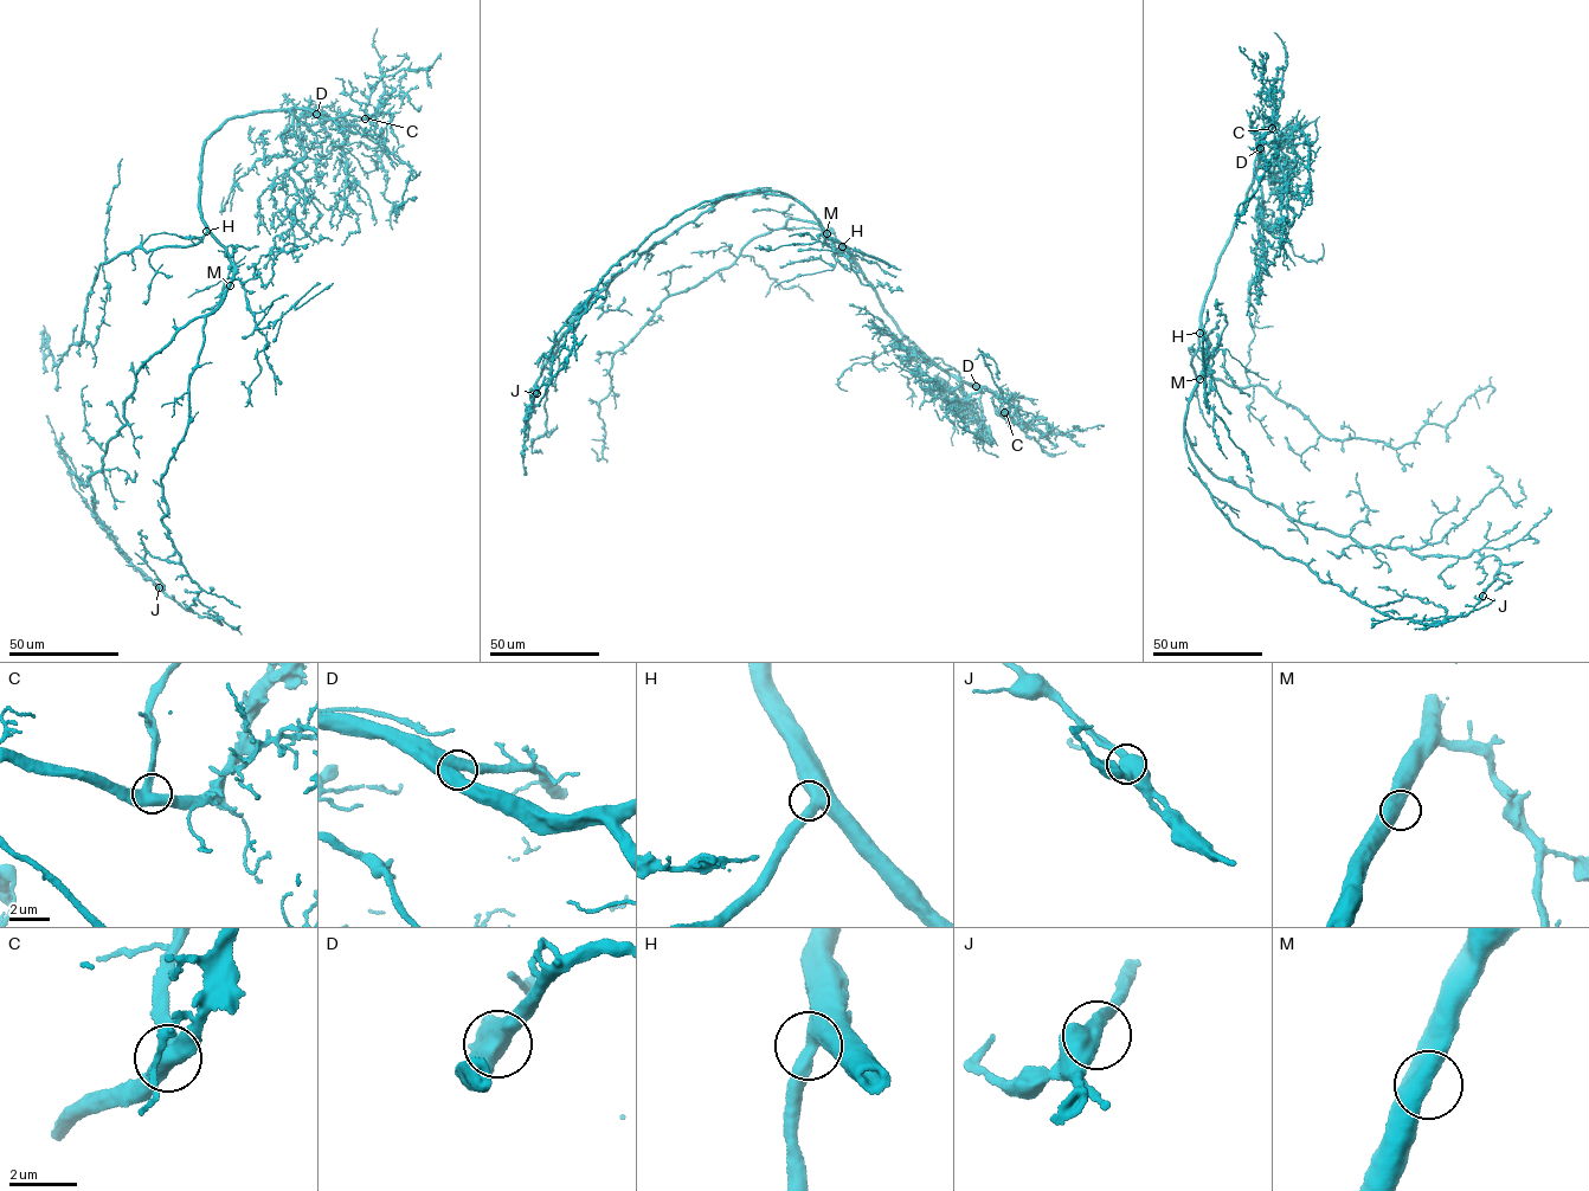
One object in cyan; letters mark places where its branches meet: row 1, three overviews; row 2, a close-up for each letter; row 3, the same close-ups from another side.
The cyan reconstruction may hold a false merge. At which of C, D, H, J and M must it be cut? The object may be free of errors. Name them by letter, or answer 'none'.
none

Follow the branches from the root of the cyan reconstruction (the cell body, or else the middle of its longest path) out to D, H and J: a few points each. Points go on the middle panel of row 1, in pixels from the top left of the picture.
D: (827, 232), (841, 253), (844, 255), (846, 250), (859, 264), (902, 334), (941, 368), (976, 386)
H: (827, 232), (843, 255), (842, 246)
J: (827, 232), (789, 197), (756, 193), (718, 201), (592, 296), (554, 346), (527, 413), (536, 393)

